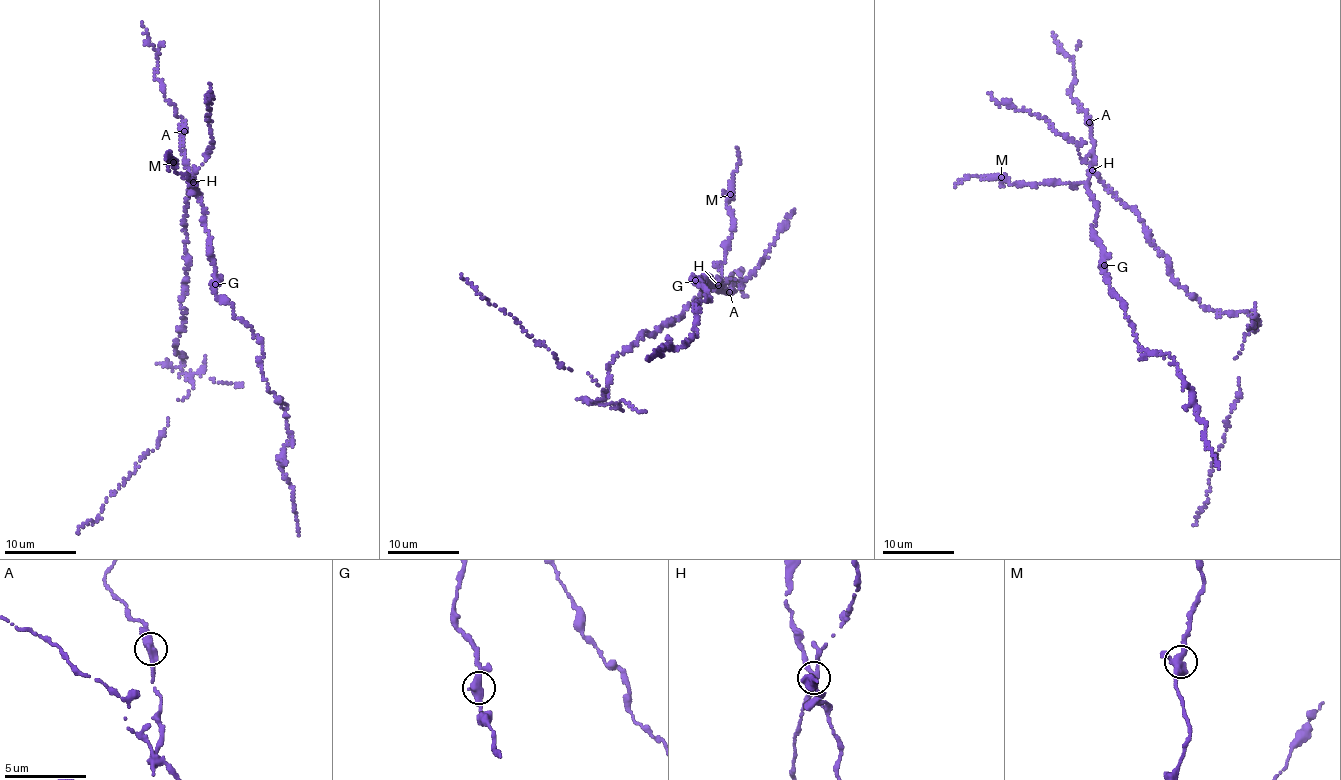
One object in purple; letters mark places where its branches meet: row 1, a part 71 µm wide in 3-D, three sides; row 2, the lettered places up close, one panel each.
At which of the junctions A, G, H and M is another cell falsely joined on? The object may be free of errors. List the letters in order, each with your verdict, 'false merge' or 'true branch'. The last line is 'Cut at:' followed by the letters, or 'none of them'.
A: true branch
G: true branch
H: false merge
M: true branch
Cut at: H

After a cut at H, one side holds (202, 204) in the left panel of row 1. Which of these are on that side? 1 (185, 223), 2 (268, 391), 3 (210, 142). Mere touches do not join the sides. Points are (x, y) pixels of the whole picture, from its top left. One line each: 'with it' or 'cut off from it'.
1: cut off from it
2: with it
3: cut off from it

